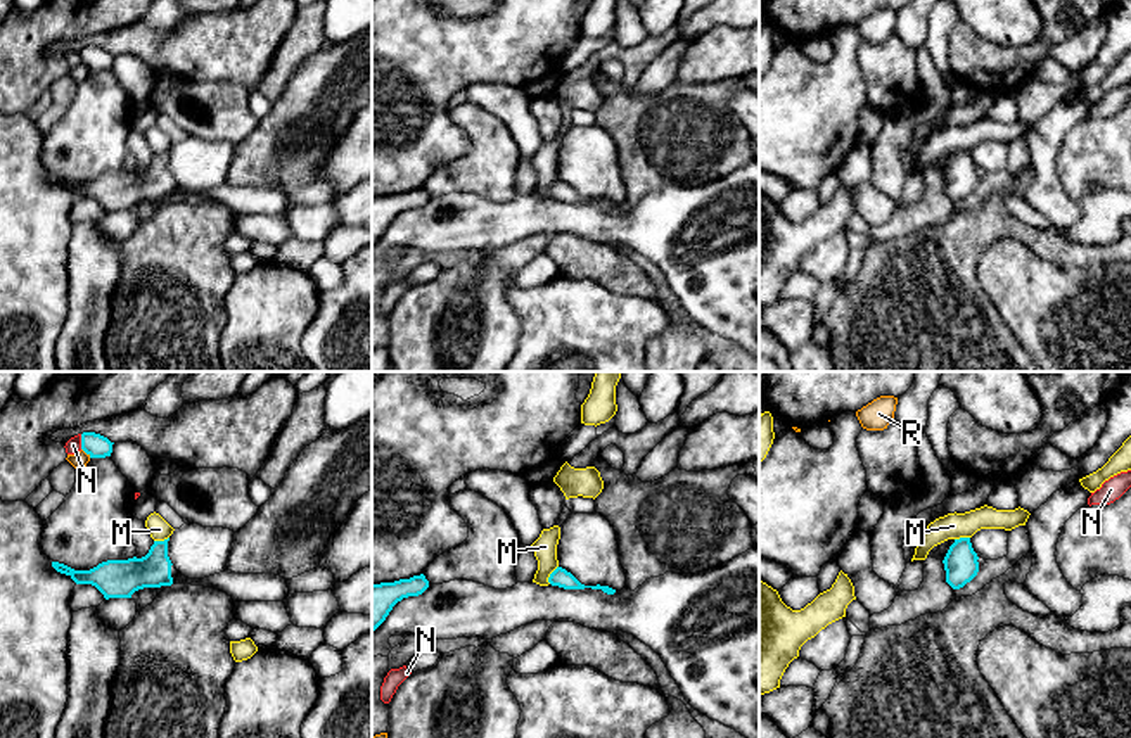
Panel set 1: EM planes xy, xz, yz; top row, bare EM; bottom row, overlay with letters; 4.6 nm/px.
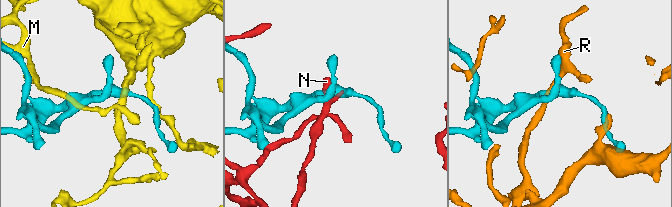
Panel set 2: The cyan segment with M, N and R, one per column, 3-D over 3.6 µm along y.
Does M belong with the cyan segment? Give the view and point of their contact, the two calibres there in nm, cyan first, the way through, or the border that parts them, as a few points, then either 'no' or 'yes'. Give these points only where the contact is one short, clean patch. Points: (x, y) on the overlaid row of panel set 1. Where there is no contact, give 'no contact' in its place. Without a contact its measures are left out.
xz (550, 574) | 90/110 nm | across xz (561, 578), (550, 574), (545, 547) | yes

